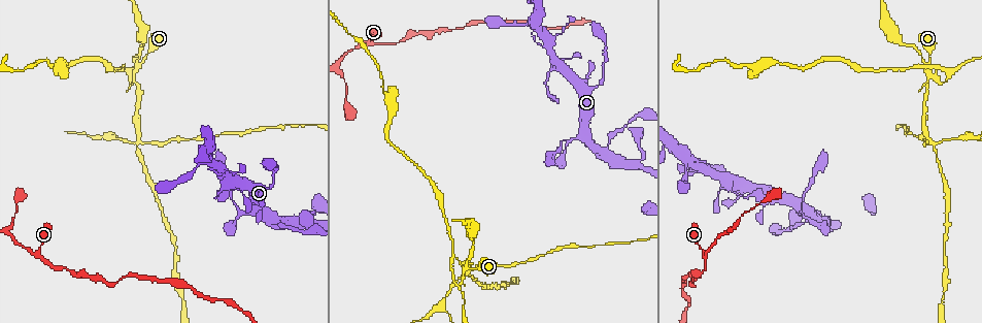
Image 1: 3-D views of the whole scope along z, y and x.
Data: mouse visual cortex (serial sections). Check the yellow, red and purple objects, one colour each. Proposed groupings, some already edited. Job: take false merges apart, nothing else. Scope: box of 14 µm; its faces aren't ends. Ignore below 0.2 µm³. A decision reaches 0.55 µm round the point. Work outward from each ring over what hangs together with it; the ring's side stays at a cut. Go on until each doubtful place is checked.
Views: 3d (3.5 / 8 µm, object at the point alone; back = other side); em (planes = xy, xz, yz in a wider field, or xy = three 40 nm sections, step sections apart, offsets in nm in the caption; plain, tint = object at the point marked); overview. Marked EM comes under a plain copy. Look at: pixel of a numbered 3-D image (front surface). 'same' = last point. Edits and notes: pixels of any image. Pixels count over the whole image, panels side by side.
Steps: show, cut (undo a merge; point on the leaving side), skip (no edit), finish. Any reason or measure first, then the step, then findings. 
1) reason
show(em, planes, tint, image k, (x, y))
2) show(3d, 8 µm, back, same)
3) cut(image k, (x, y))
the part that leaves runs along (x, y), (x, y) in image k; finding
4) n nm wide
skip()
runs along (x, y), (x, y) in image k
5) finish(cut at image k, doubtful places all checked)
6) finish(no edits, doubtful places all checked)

narrows sharply
show(3d, 3.5 µm, image 1, (463, 268))

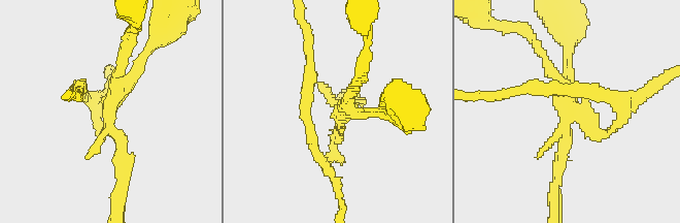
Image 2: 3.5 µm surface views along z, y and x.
cut(image 2, (310, 134))
the part that leaves runs along (336, 135), (327, 164), (311, 135) in image 2; a second cell is stuck on

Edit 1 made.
see it whole again
show(overview)

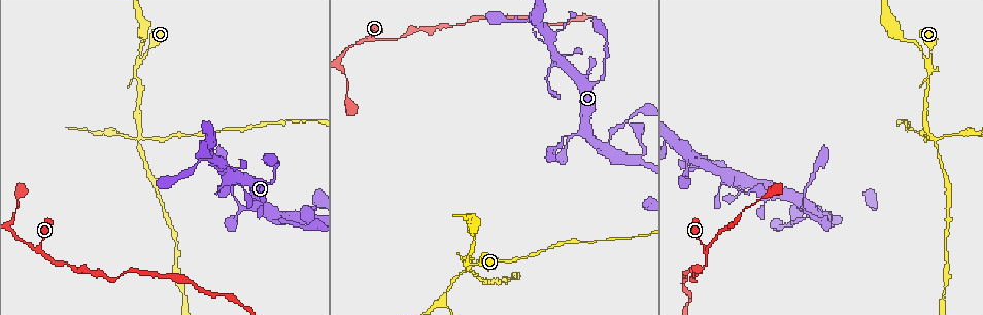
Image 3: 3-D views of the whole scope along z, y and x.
four-way junction
show(3d, 8 µm, image 3, (934, 136))

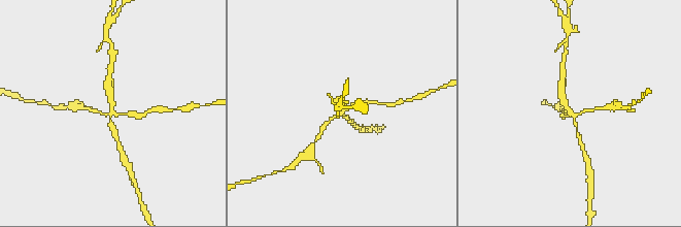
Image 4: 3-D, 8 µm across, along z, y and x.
show(em, planes, tint, image 4, (342, 109))

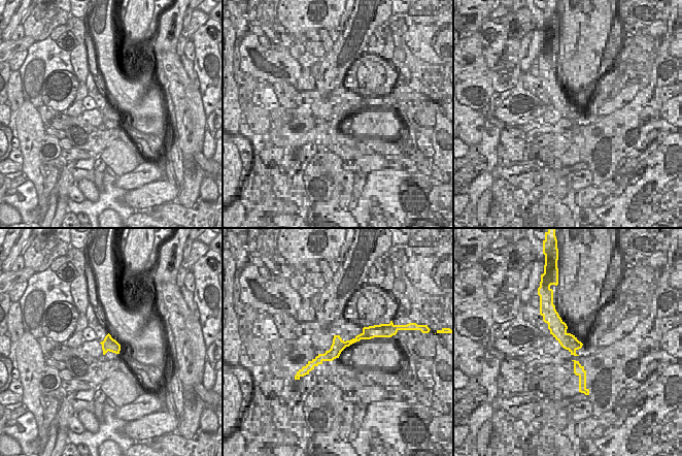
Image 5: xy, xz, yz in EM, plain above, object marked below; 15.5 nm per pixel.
cut(image 4, (131, 114))
a second cell is stuck on

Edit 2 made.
sharp bend
show(3d, 8 µm, back, image 3, (36, 250))

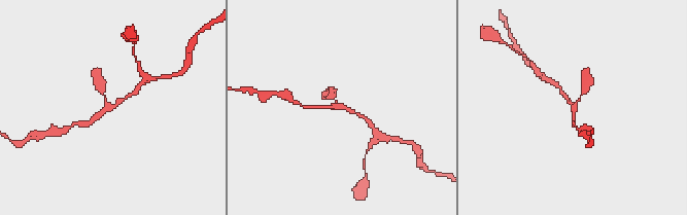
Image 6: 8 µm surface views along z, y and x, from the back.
show(em, xy, step 2, tint, image 6, (113, 105))

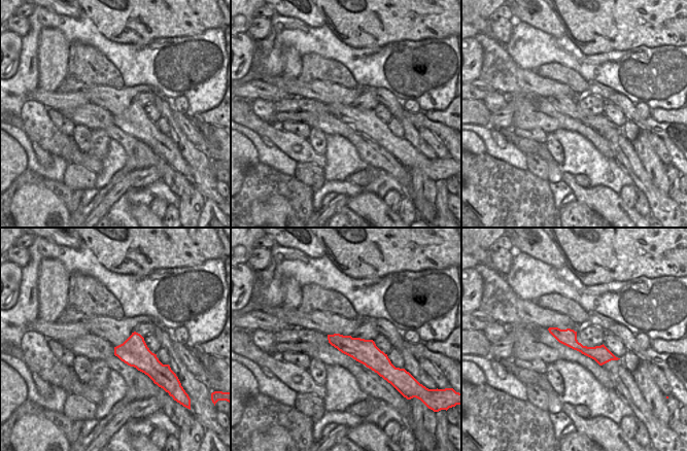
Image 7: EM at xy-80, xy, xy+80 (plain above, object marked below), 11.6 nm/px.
280 nm wide
skip()
runs along (551, 330), (582, 349), (612, 357) in image 7; continuous, no second cell

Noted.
narrows sharply
show(3d, 3.5 µm, image 3, (455, 25))

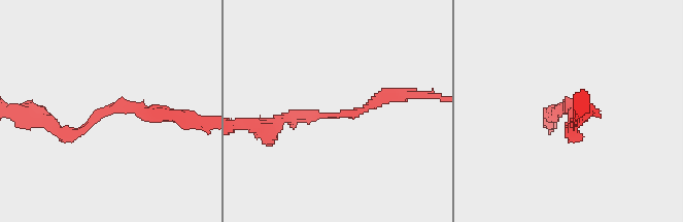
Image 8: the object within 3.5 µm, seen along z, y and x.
arms of 200, 200 nm; shape alone is not enough
show(em, planes, tint, image 8, (337, 113))

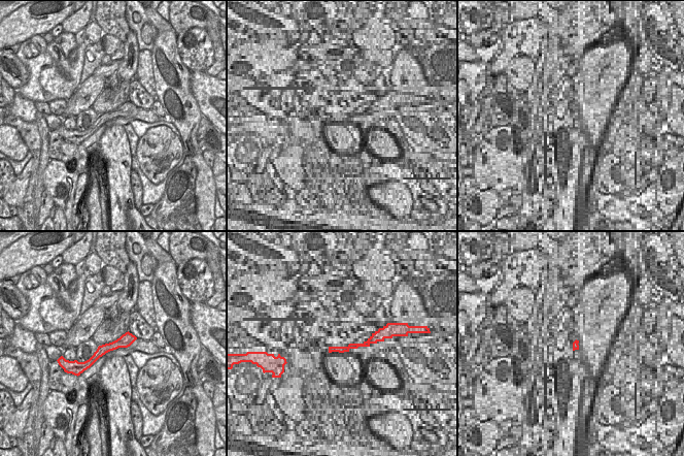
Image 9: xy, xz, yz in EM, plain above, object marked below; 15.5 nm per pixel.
skip()
runs along (280, 121), (355, 114), (400, 95) in image 8; all the same cell

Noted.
finish(cut at image 2, cut at image 4, doubtful places all checked)

